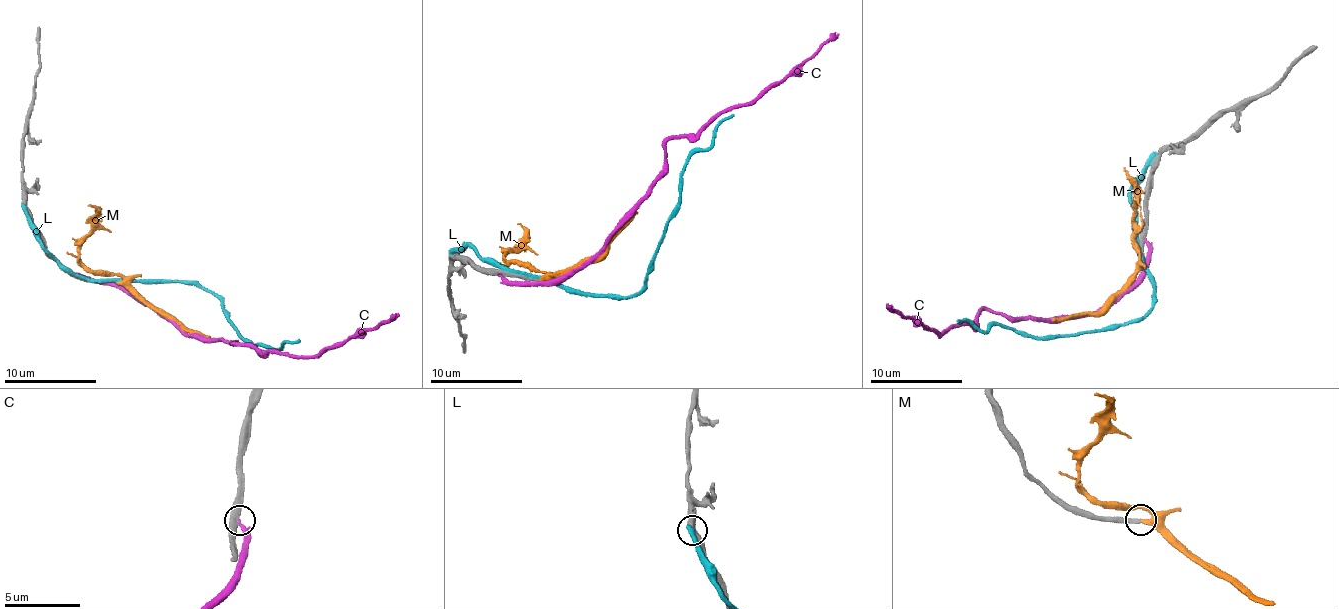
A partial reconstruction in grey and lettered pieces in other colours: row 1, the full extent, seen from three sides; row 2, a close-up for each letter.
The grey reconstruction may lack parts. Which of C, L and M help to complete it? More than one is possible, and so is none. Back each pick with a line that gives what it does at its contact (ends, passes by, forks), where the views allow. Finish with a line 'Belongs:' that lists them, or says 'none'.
M: it ends there
Belongs: M

